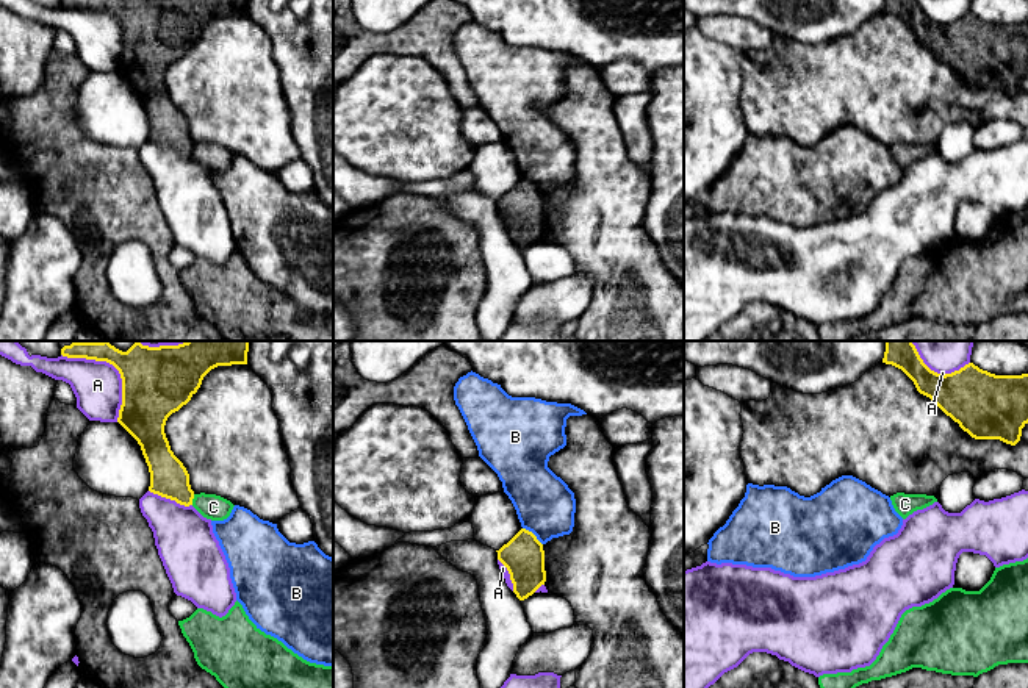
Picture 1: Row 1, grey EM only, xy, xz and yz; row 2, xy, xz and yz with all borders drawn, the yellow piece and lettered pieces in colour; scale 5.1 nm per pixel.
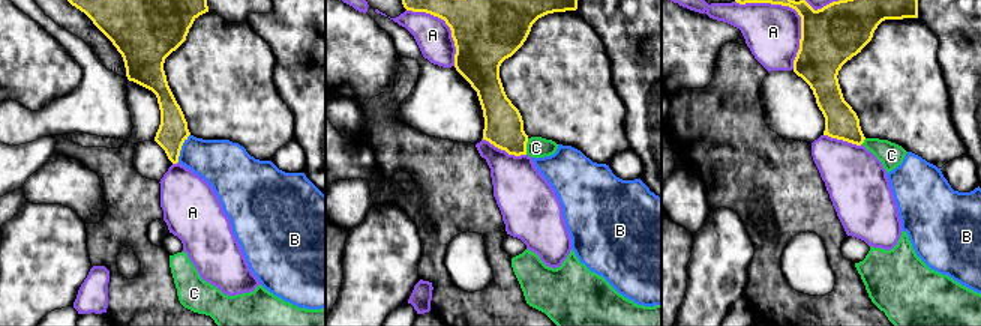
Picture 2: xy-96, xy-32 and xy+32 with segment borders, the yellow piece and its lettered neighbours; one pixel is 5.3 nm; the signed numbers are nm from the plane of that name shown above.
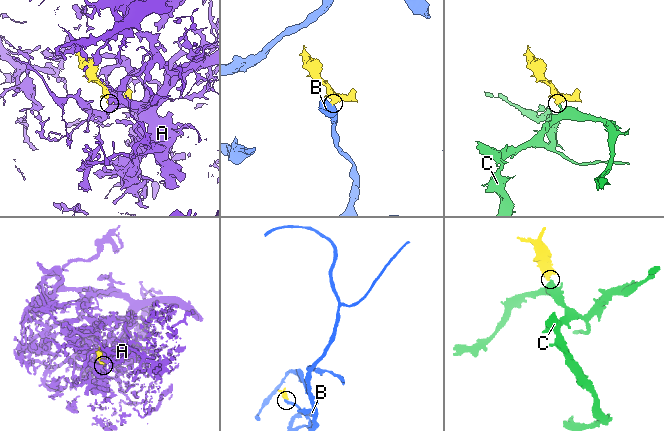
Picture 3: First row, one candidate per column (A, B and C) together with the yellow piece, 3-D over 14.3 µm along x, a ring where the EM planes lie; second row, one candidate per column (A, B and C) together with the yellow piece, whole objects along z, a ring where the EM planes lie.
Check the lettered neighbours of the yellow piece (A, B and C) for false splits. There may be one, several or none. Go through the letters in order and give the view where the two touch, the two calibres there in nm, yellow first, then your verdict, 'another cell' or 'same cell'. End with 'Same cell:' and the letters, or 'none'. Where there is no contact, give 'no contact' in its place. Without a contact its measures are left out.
A: xy | 360/260 nm | another cell
B: xz | 220/300 nm | another cell
C: xy | 200/130 nm | another cell
Same cell: none

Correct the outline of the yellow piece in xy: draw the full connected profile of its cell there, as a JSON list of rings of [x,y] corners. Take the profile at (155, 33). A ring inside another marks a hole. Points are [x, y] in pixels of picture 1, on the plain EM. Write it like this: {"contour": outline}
{"contour": [[[61,0],[67,8],[86,8],[113,14],[122,28],[122,55],[117,72],[138,91],[150,122],[149,141],[192,155],[194,141],[183,113],[171,100],[164,83],[167,67],[186,55],[203,27],[217,16],[247,14],[249,0]]]}

